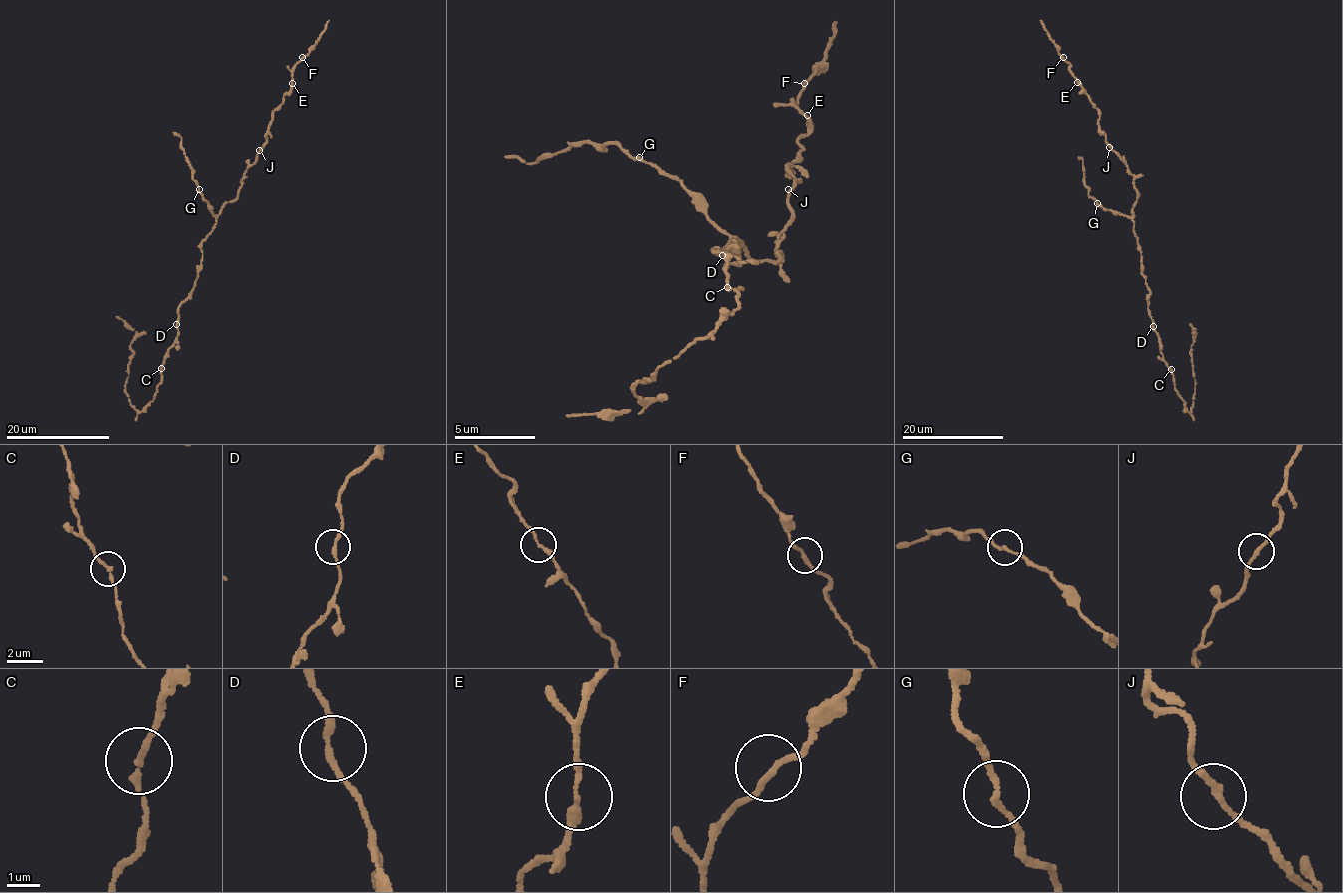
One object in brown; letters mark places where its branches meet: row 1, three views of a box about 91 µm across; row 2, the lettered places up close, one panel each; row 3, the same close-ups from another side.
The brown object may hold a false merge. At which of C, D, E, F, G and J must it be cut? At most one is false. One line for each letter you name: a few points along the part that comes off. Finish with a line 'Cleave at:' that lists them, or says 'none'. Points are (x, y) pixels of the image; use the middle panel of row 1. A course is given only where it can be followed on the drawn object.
Cleave at: none

